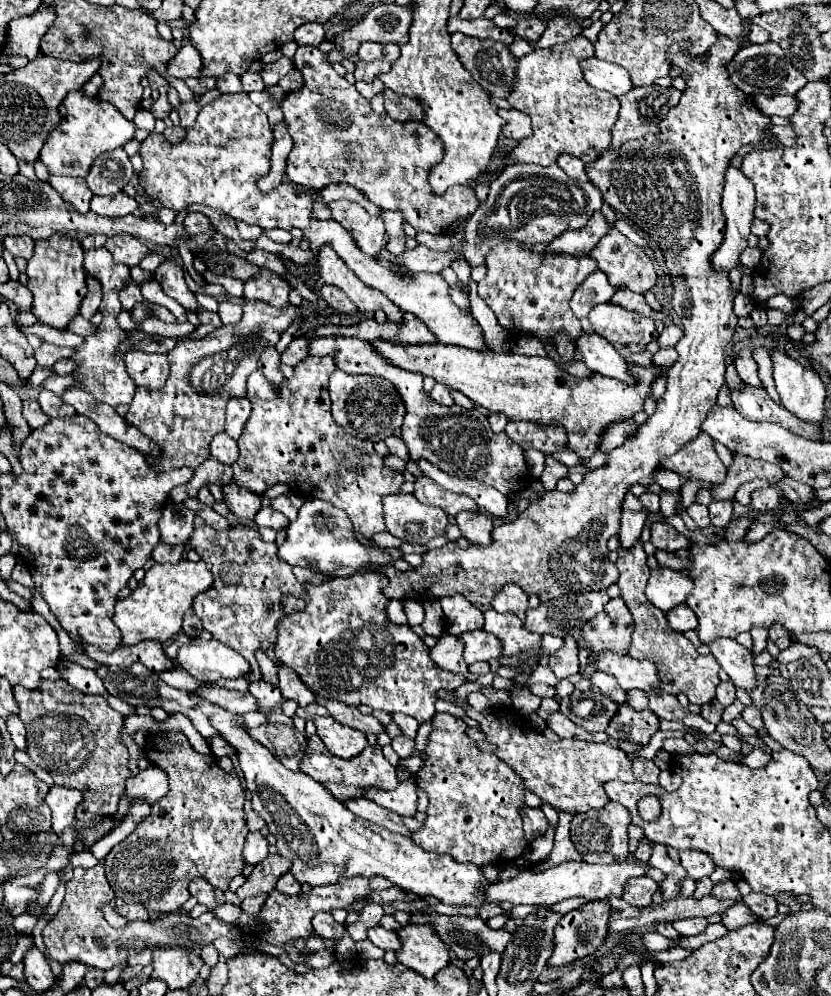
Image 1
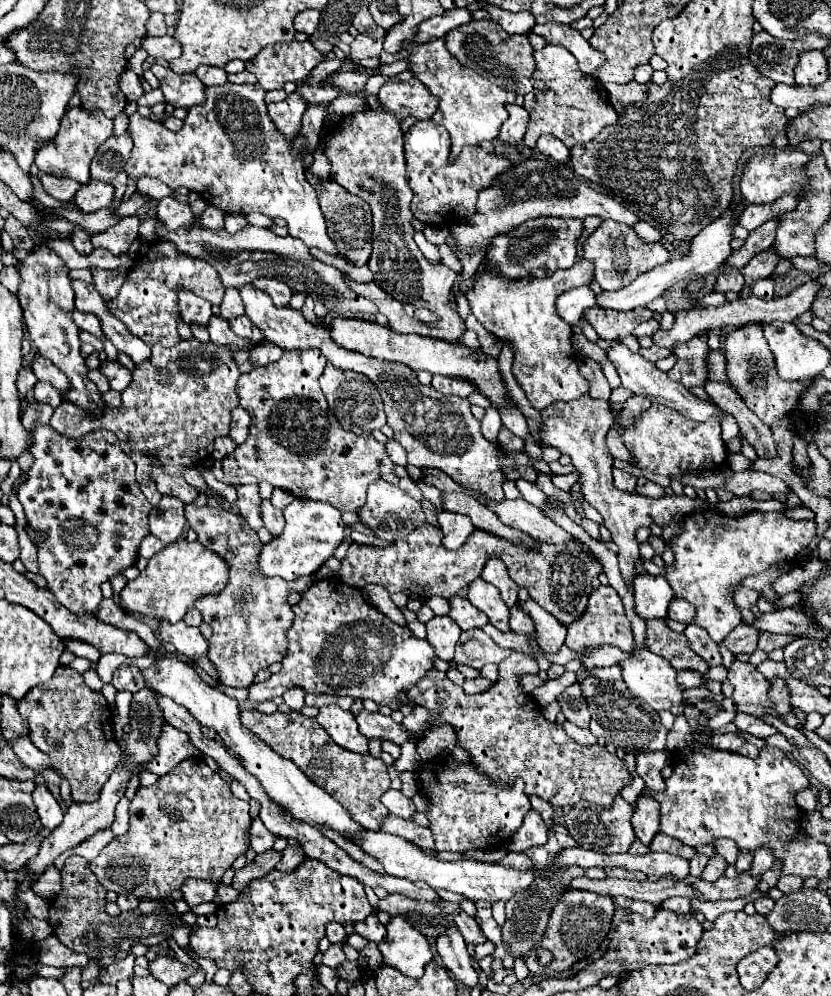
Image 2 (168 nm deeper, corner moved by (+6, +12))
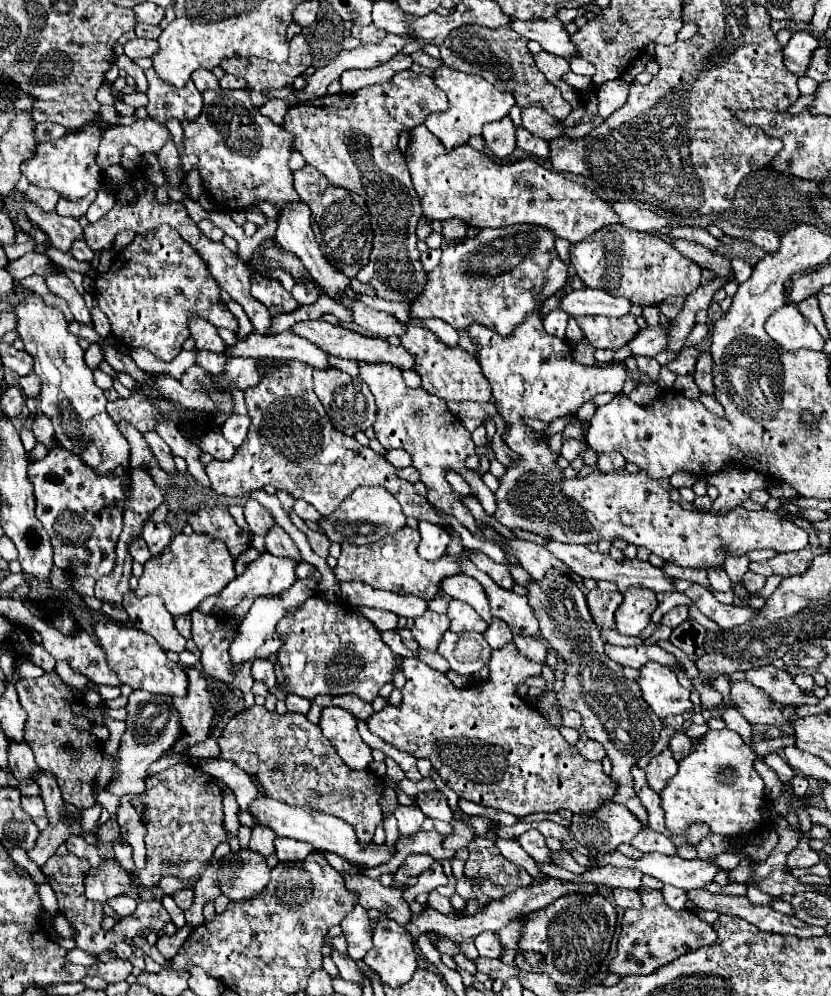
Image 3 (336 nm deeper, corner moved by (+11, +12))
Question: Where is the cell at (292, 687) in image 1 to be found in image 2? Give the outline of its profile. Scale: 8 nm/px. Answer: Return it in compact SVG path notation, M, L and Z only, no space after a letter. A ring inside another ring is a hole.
M290 688L290 690L286 690L286 694L282 696L284 698L284 702L290 706L290 710L300 710L302 706L304 706L304 690L302 688Z

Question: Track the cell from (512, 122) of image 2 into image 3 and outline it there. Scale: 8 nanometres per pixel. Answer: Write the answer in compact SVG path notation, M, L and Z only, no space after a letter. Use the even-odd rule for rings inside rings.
M503 118L501 122L485 124L485 130L481 132L485 146L493 152L497 158L505 158L515 150L515 126L511 118Z

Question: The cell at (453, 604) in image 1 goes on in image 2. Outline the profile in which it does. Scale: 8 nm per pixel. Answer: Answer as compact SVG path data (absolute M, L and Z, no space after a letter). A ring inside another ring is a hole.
M452 596L450 600L450 612L448 616L462 628L462 630L472 630L472 628L482 628L484 624L488 624L486 614L482 614L476 606L472 606L472 602L468 598L462 596Z

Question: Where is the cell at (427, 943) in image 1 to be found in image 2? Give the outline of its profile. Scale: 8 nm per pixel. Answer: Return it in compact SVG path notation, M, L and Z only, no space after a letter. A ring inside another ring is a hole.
M398 916L390 920L386 930L386 940L378 944L384 964L402 970L402 974L410 978L420 978L424 974L424 966L434 958L428 938Z

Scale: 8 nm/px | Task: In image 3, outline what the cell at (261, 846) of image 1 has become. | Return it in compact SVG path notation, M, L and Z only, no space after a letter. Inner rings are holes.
M255 826L253 828L253 834L251 834L251 842L249 842L249 848L263 854L263 856L269 856L275 852L275 846L273 846L273 840L275 840L275 834L273 830L265 828L265 826Z

